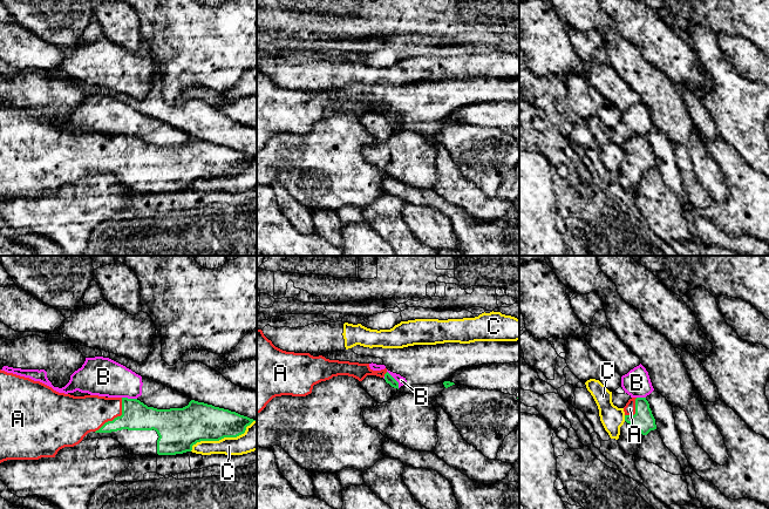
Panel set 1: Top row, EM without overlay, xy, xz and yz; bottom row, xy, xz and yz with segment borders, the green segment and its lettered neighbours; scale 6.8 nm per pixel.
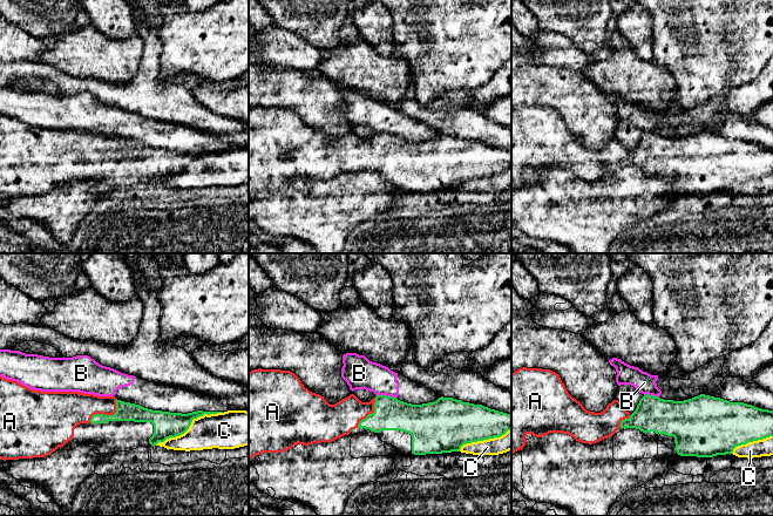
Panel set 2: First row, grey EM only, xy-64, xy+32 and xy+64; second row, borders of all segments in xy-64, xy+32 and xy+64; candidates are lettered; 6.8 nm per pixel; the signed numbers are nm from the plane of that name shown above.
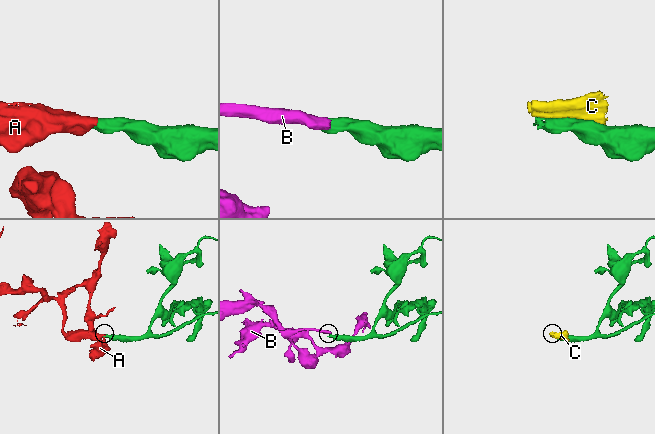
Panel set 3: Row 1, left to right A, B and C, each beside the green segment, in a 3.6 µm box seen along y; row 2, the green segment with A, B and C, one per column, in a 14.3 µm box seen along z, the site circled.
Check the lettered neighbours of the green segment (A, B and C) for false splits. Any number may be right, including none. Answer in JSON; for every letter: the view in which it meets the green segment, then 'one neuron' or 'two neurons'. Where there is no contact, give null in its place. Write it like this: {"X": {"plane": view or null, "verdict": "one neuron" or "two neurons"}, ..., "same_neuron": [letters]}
{"A": {"plane": "xy", "verdict": "one neuron"}, "B": {"plane": "xz", "verdict": "two neurons"}, "C": {"plane": "xy", "verdict": "two neurons"}, "same_neuron": ["A"]}

